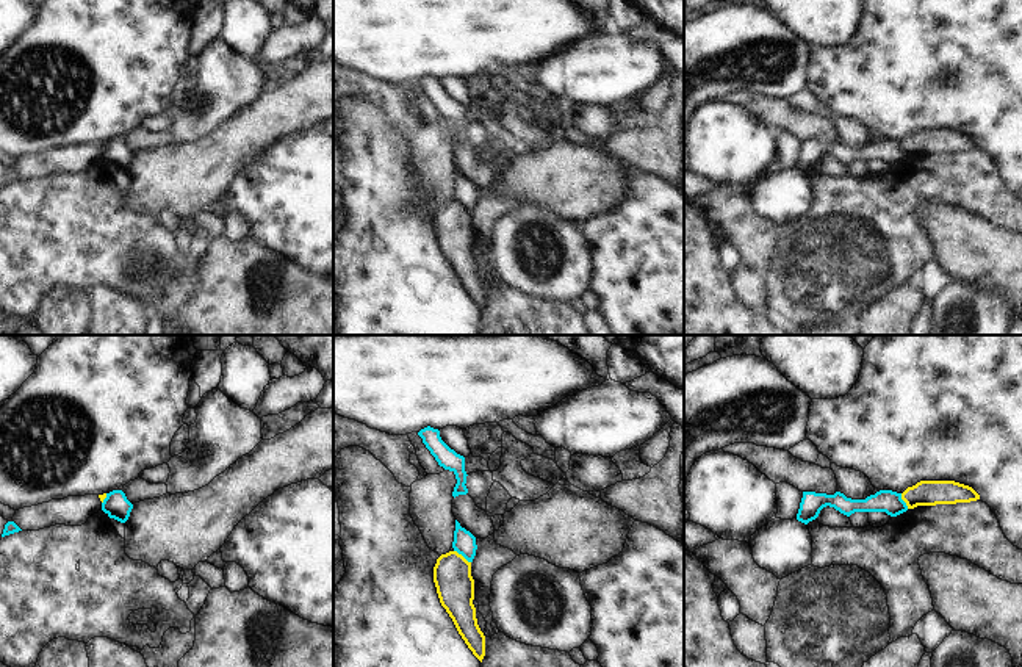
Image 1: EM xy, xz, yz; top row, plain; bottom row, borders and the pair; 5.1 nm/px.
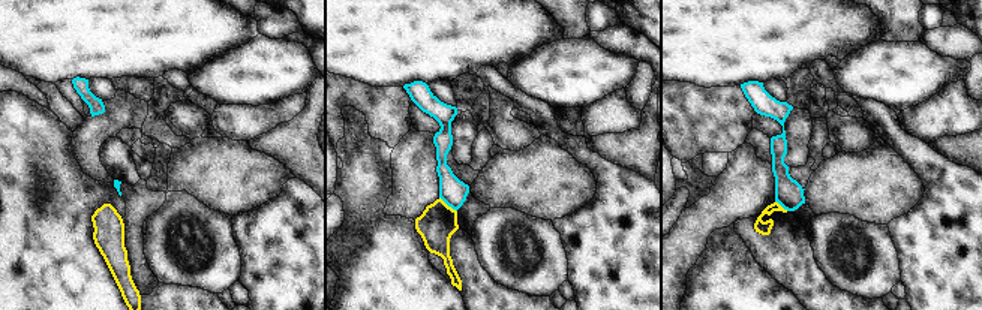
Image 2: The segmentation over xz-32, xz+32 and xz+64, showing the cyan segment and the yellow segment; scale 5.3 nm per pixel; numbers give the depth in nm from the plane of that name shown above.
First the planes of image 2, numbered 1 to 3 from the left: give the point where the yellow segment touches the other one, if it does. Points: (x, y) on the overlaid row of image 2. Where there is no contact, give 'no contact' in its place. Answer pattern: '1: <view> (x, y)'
1: no contact
2: xz+32 (449, 205)
3: xz+64 (781, 205)

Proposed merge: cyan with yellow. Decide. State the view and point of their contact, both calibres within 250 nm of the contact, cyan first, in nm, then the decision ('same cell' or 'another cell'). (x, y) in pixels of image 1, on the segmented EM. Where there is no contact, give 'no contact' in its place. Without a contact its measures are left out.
contact xz (462, 555); calibres 110 and 190 nm; another cell

